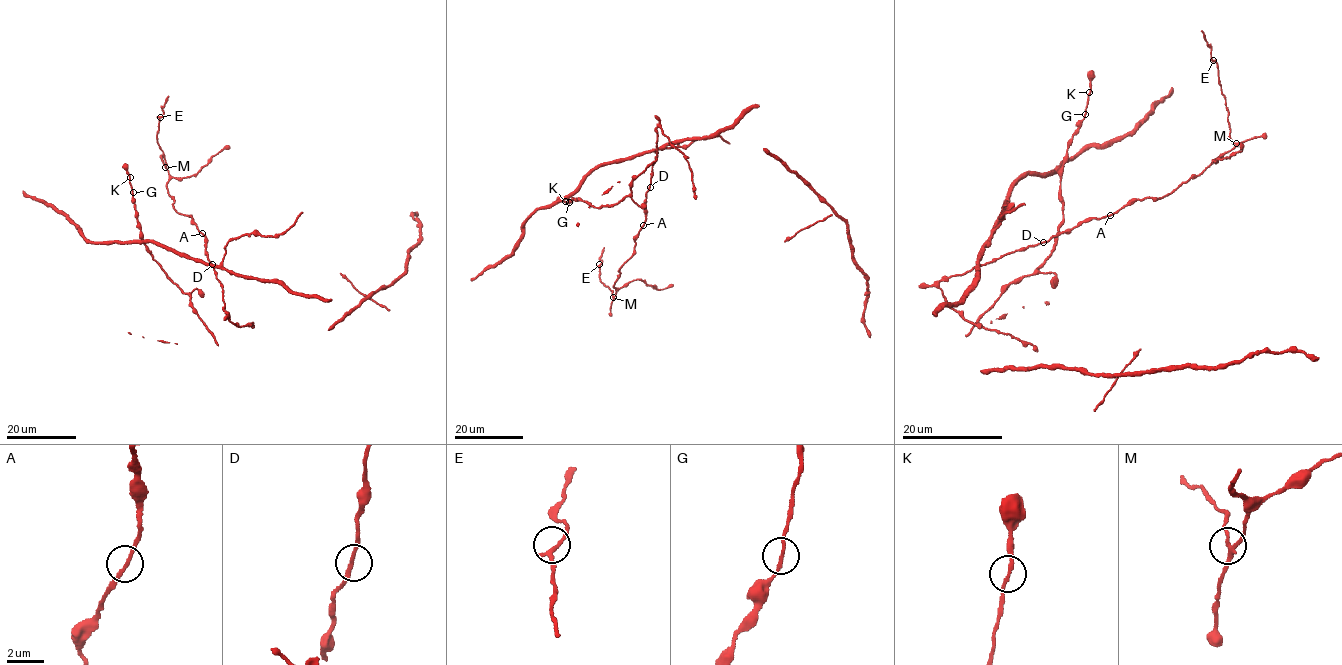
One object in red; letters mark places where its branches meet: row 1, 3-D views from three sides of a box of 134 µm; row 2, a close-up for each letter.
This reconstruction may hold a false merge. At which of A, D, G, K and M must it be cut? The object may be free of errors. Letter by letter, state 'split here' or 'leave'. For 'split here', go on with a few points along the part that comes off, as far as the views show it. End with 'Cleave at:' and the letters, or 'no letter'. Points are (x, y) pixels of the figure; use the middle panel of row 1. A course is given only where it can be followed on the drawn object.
A: leave
D: leave
G: leave
K: leave
M: split here | (612, 297), (612, 291), (599, 275), (604, 248)
Cleave at: M

